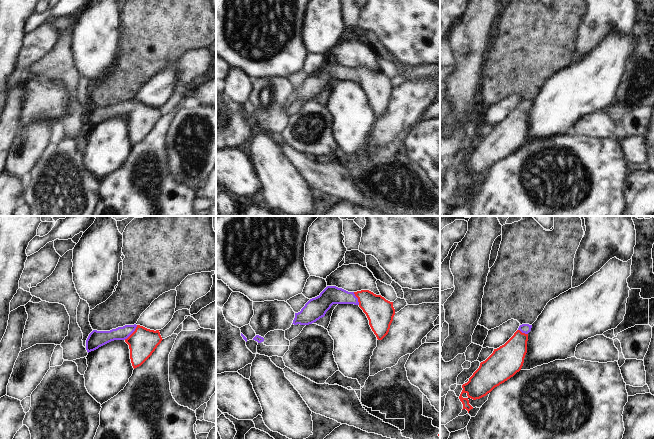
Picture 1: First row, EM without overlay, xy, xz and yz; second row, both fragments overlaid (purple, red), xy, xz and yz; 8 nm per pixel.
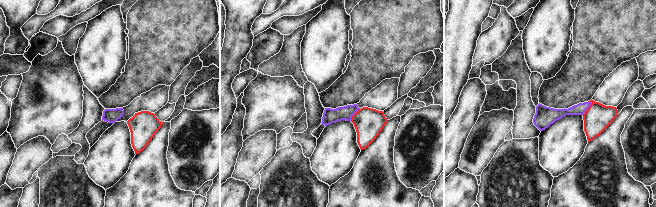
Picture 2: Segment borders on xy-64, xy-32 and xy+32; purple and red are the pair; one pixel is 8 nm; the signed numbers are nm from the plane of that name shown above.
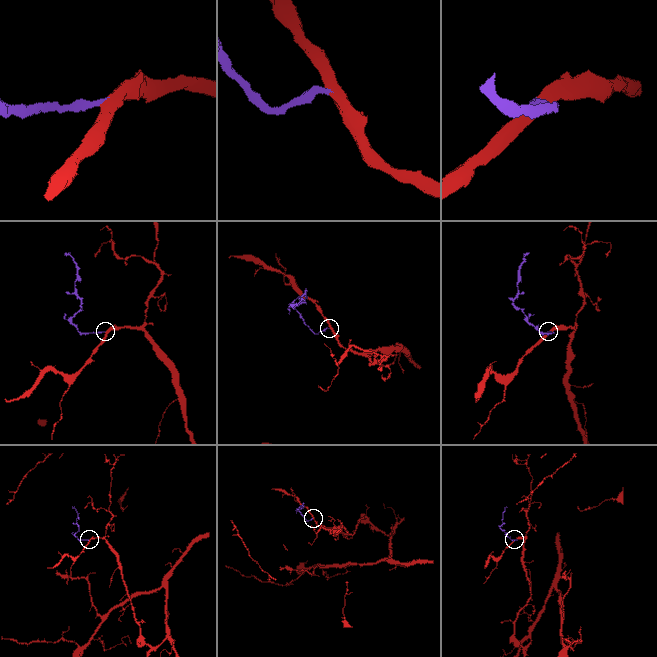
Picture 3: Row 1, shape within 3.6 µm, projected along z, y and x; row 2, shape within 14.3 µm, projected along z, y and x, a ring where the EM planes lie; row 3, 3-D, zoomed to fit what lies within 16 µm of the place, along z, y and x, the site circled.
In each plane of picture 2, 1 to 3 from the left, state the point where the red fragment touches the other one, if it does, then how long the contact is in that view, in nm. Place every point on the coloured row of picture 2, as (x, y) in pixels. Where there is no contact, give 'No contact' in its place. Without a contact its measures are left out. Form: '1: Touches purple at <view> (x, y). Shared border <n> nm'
1: No contact
2: Touches purple at xy-32 (354, 113). Shared border 130 nm
3: Touches purple at xy+32 (588, 107). Shared border 130 nm.

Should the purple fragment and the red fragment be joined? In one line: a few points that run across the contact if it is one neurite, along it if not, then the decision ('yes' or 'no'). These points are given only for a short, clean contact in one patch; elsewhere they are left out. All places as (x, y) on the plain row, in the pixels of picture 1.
line xy (101, 114), (113, 110), (131, 109), (142, 118); yes

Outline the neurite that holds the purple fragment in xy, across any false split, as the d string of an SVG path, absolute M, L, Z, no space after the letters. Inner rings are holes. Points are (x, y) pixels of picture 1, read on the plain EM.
M125 101L110 107L93 106L86 116L87 128L114 117L124 116L130 125L133 144L141 142L163 116L159 106L150 106L140 101Z

